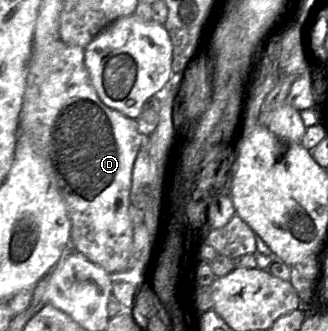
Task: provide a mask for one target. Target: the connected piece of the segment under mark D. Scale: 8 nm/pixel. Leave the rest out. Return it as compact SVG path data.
M58 41L58 63L55 69L49 73L37 86L36 93L37 112L40 121L48 128L48 156L53 165L58 188L65 201L70 220L70 240L73 250L80 252L92 263L102 267L109 274L125 271L130 267L130 254L133 238L133 224L129 216L129 196L132 183L132 170L135 159L143 145L143 136L139 133L135 119L131 119L122 113L106 106L93 88L87 68L84 63L84 48L70 46Z

